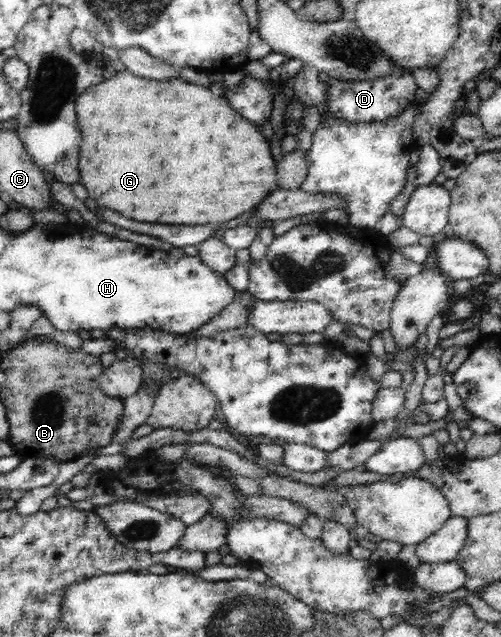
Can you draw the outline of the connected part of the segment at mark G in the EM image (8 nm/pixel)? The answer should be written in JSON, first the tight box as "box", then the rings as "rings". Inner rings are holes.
{"box":[75,70,277,224],"rings":[[[123,70],[117,71],[110,80],[104,80],[96,86],[86,88],[77,99],[75,110],[78,112],[78,126],[82,134],[80,144],[80,182],[88,188],[90,198],[94,198],[98,204],[112,208],[132,220],[138,222],[158,222],[158,224],[222,224],[228,222],[250,208],[254,208],[260,200],[277,187],[277,164],[274,162],[272,150],[260,130],[256,126],[248,126],[244,118],[236,118],[236,112],[232,106],[228,106],[228,100],[222,96],[214,96],[209,87],[198,84],[190,84],[184,79],[170,79],[168,82],[158,80],[146,80]]]}

